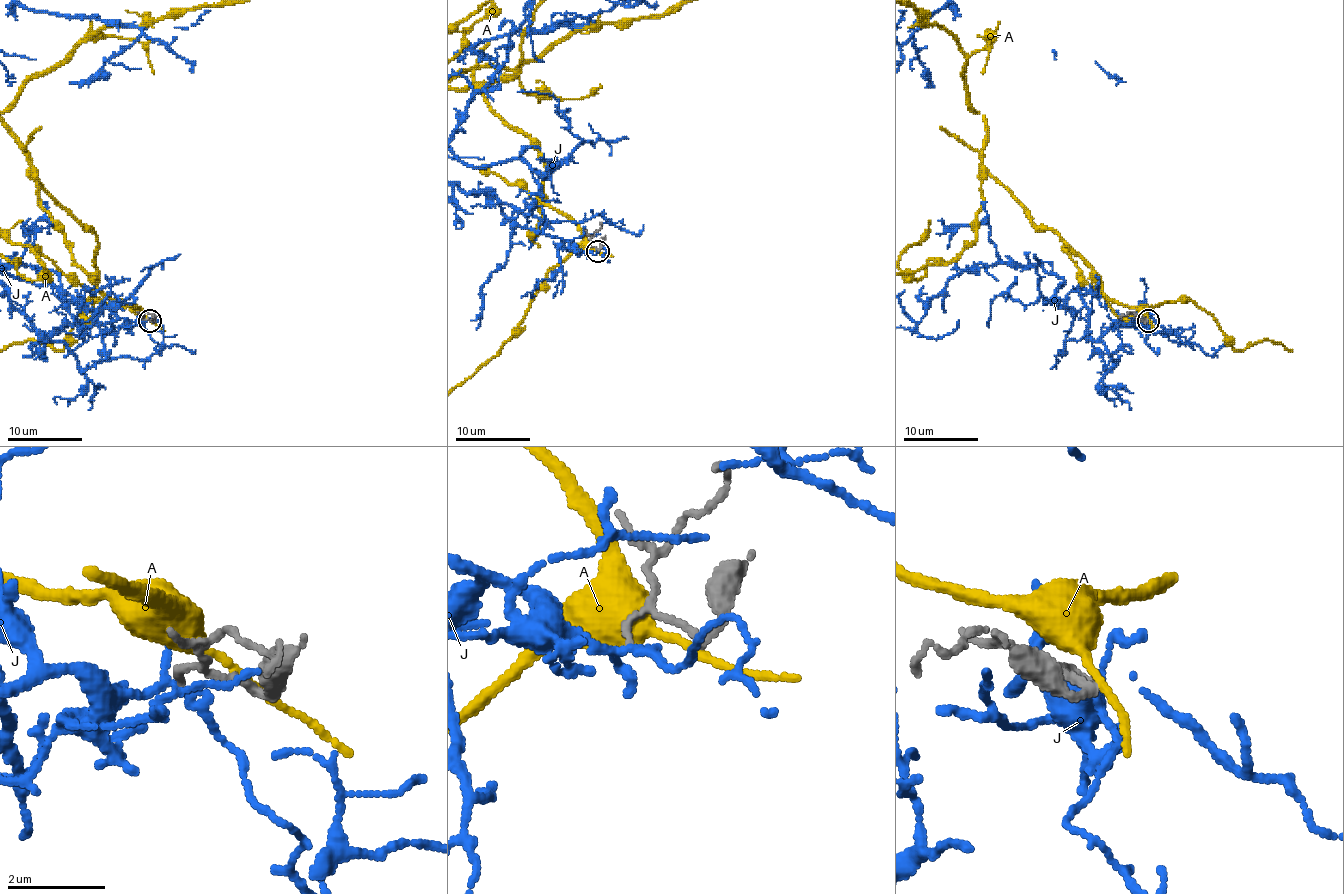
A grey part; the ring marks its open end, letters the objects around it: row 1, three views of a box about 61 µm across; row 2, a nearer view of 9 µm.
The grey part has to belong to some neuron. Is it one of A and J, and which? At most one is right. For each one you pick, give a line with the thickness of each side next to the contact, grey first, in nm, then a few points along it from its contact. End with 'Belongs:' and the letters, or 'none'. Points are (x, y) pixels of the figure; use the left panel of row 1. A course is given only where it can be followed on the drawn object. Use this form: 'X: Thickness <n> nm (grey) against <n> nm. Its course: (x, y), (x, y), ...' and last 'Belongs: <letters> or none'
Belongs: none

